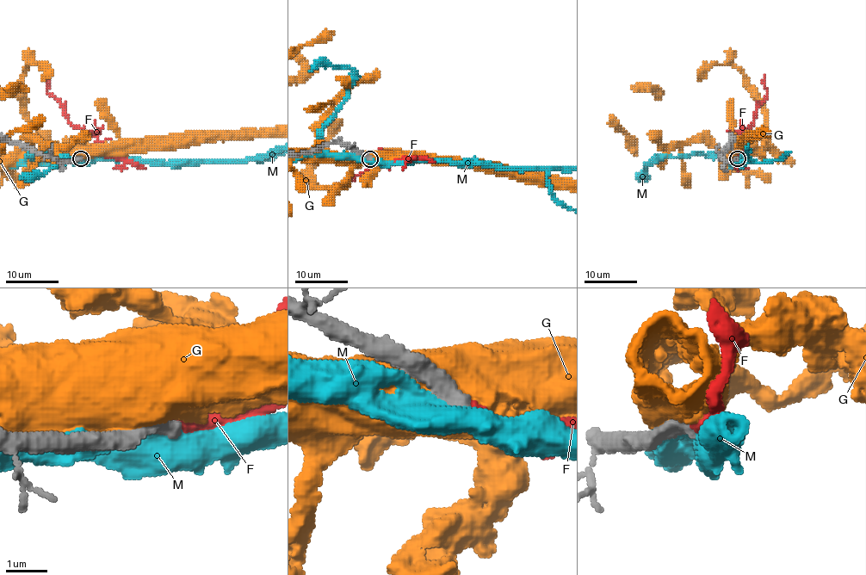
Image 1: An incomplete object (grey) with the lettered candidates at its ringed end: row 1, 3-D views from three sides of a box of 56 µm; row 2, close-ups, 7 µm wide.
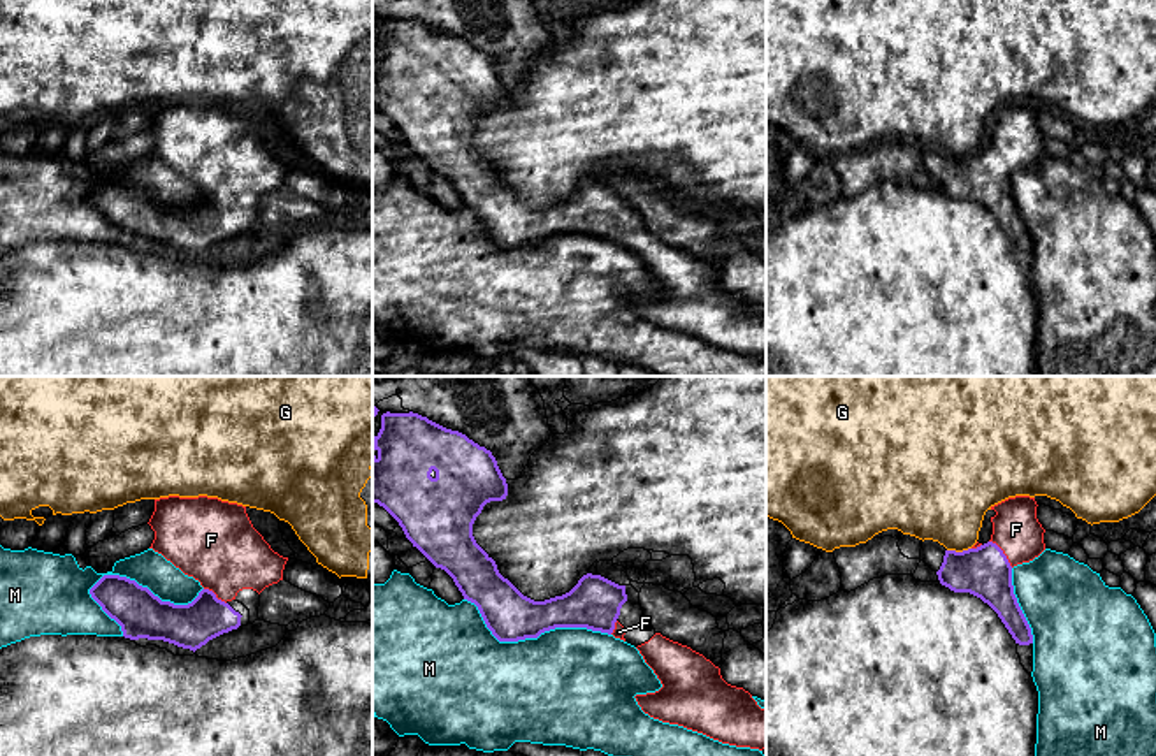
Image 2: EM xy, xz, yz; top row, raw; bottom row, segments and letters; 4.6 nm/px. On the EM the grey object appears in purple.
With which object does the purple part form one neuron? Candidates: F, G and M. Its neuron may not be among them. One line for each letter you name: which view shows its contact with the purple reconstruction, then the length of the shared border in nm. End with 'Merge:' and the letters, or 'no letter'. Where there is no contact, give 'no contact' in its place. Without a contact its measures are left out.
F: meets purple in yz; contact 170 nm long
Merge: F

